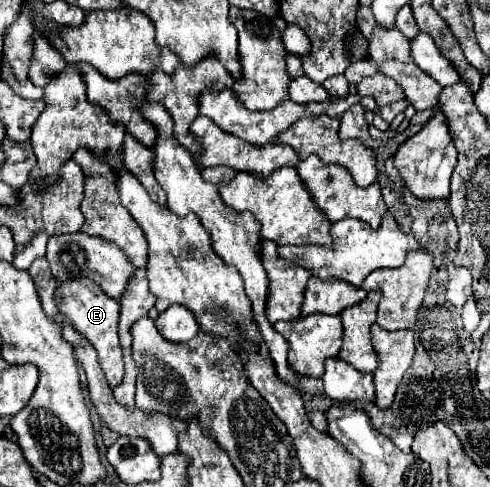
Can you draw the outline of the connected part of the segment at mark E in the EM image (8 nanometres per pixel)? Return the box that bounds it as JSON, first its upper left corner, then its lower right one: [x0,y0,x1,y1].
[58,279,124,387]

